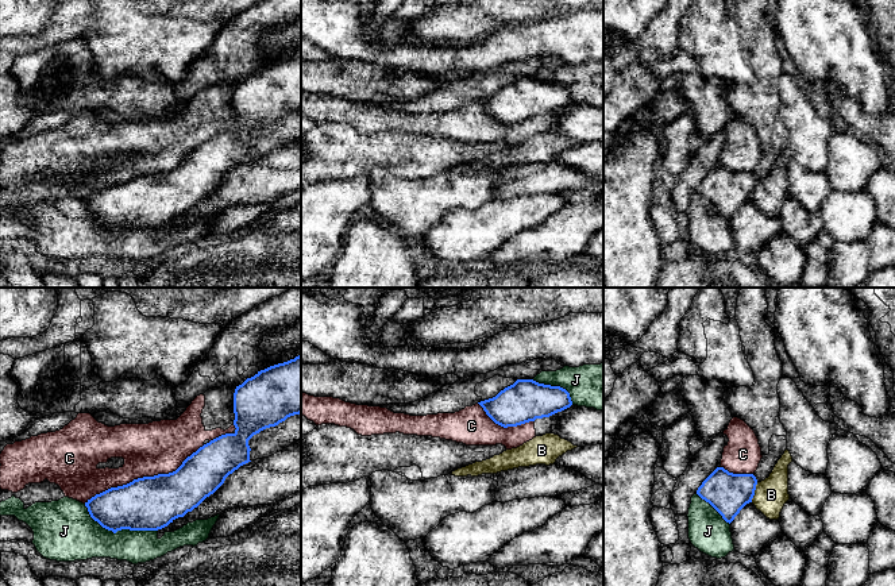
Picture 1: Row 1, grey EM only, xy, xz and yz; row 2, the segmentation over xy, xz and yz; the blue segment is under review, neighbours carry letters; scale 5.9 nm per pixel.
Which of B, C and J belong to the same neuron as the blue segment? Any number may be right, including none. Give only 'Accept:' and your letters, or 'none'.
Accept: none

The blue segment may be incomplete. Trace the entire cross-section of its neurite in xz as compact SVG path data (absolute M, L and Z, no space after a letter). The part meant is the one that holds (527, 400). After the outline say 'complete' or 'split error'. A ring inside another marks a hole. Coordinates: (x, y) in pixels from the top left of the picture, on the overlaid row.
M517 379L495 397L478 404L495 424L508 428L549 417L570 408L572 401L570 393L560 386Z | complete

